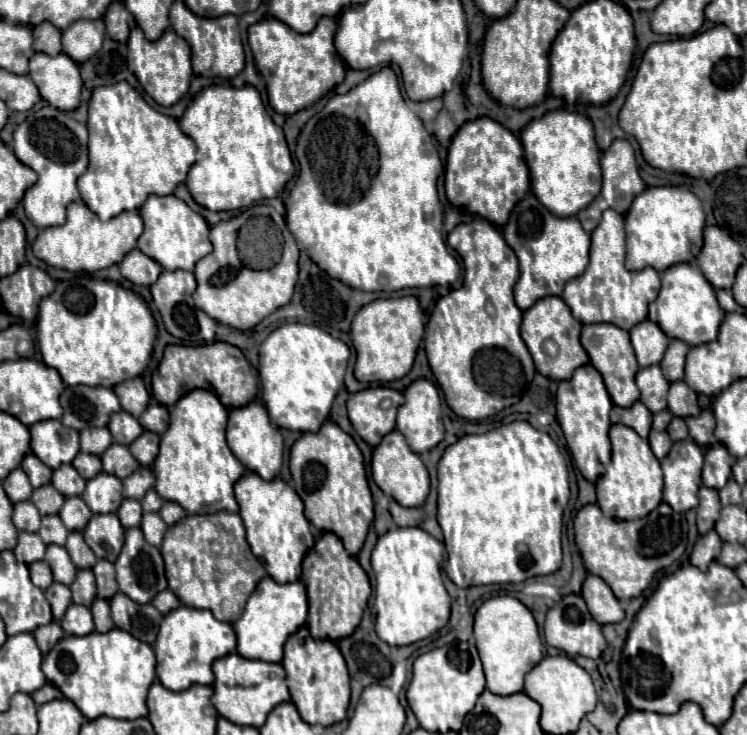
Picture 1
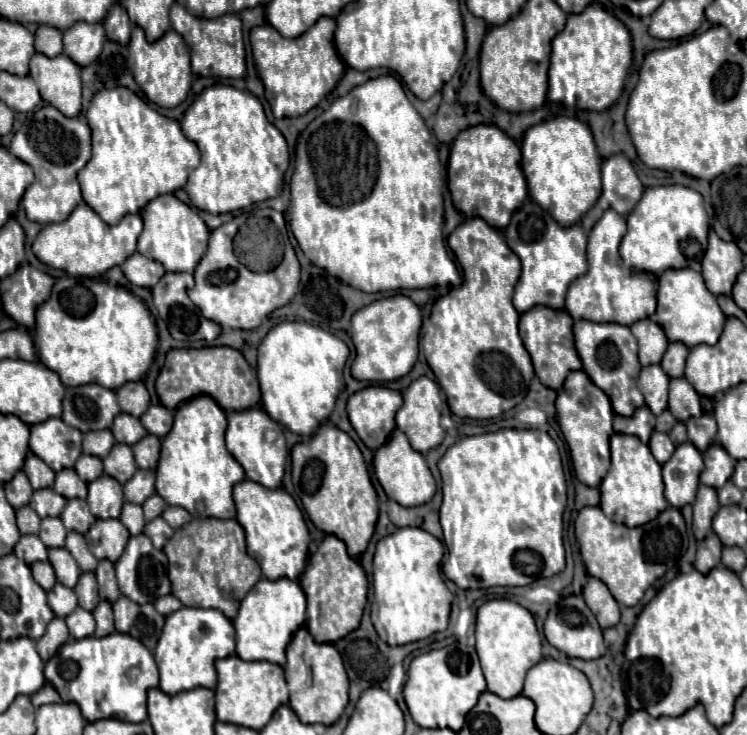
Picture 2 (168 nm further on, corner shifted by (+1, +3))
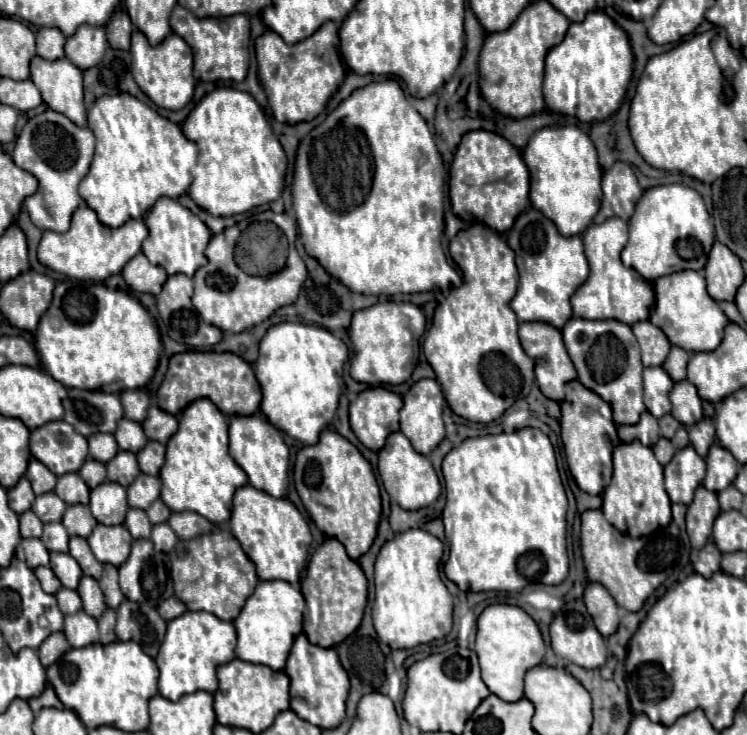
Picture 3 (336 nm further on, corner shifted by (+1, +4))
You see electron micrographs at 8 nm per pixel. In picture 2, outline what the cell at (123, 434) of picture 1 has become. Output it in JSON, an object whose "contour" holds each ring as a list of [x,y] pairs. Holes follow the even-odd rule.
{"contour":[[[128,414],[116,416],[116,420],[114,420],[114,424],[112,424],[110,430],[112,430],[116,442],[128,444],[128,446],[136,444],[138,440],[142,440],[148,434],[146,428],[140,424],[140,420],[134,418],[134,416],[128,416]]]}

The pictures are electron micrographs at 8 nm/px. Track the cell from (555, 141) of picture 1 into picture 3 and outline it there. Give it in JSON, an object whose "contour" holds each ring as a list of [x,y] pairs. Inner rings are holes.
{"contour":[[[574,125],[544,127],[532,135],[522,149],[522,157],[530,171],[530,201],[548,215],[562,235],[580,235],[600,209],[602,167],[596,159],[596,147],[590,137]]]}

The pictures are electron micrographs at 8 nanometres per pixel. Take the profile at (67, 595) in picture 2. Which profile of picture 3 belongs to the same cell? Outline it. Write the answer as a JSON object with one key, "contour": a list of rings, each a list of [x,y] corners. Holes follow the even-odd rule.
{"contour":[[[64,587],[56,593],[56,601],[58,601],[58,607],[60,607],[60,611],[62,611],[64,615],[76,613],[76,611],[80,611],[80,607],[82,607],[78,593],[72,591],[72,589],[64,589]]]}

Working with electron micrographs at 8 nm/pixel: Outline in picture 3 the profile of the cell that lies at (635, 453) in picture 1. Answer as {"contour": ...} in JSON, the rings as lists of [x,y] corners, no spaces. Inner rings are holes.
{"contour":[[[620,443],[614,449],[614,475],[602,493],[602,513],[622,533],[642,537],[672,521],[670,499],[664,489],[662,465],[656,461],[650,447],[642,443]]]}

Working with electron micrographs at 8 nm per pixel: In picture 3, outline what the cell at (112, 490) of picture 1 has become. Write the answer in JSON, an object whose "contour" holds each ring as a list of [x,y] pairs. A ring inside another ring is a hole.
{"contour":[[[104,481],[100,487],[90,491],[90,511],[102,525],[120,525],[124,523],[128,503],[126,503],[126,489],[118,483]]]}

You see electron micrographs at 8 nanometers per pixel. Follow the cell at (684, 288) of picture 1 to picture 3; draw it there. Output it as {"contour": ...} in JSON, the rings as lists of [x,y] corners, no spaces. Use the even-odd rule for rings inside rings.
{"contour":[[[680,271],[660,277],[652,285],[656,291],[656,305],[650,315],[650,321],[656,323],[656,327],[660,327],[664,335],[668,335],[672,345],[682,347],[690,353],[714,351],[720,345],[724,337],[724,327],[728,325],[728,317],[718,307],[718,303],[706,293],[706,283],[702,273]]]}

